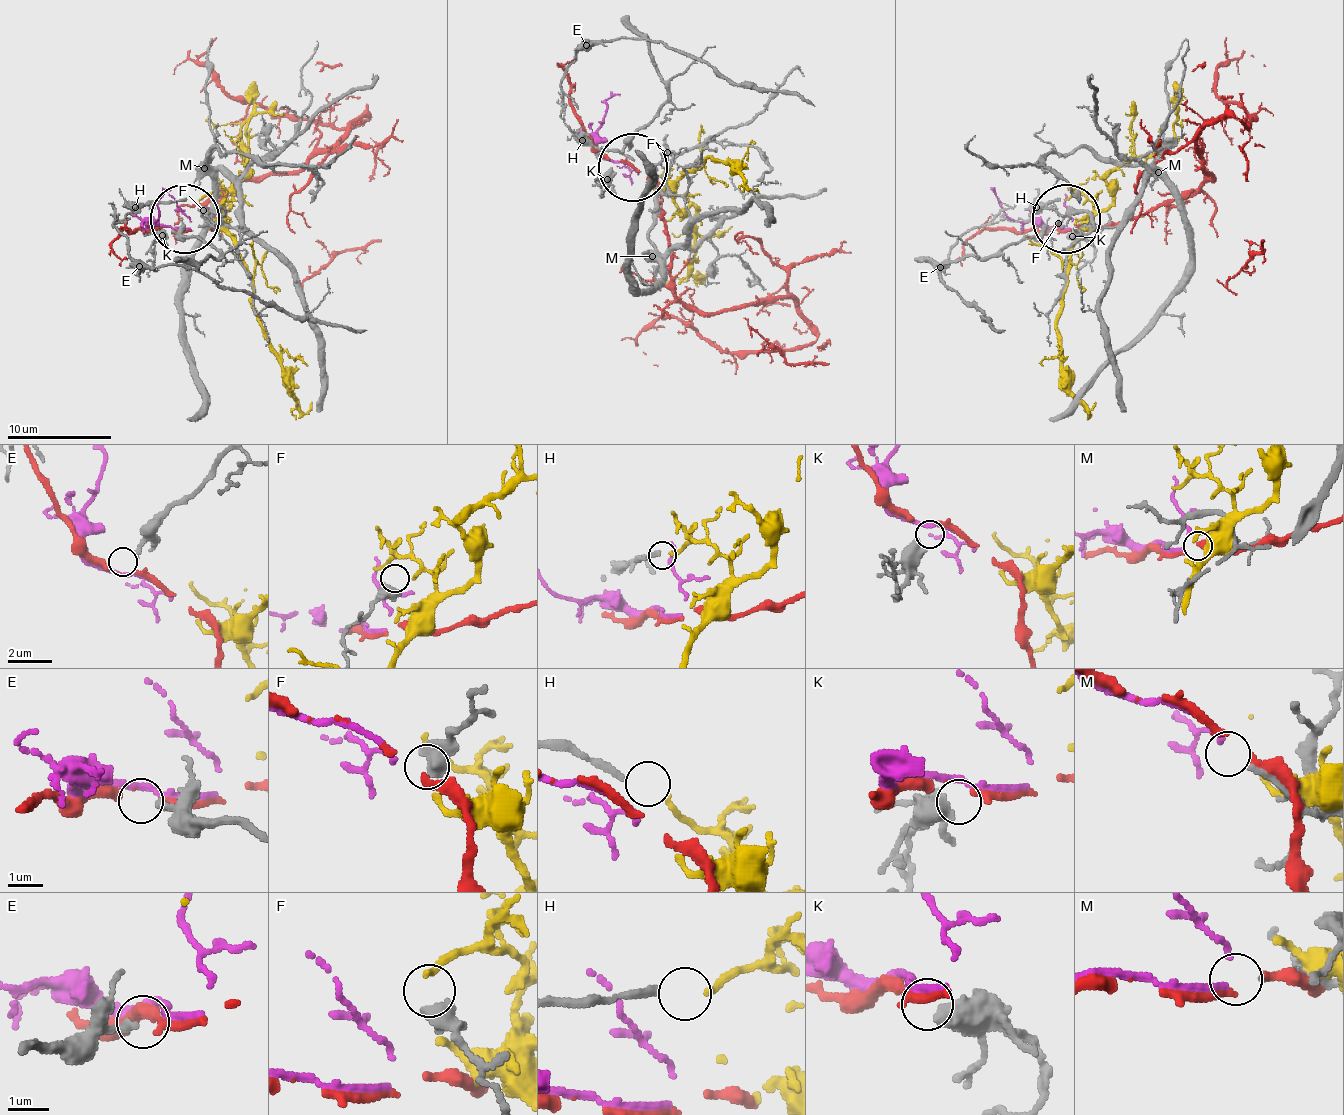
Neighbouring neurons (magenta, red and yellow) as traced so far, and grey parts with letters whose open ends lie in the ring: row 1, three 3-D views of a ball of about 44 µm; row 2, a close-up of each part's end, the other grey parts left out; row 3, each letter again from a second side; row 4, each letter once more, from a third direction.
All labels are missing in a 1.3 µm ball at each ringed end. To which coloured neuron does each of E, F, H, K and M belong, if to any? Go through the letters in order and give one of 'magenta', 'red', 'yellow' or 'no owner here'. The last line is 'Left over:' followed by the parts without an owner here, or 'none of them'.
E: no owner here
F: no owner here
H: yellow
K: no owner here
M: magenta
Left over: E, F, K

